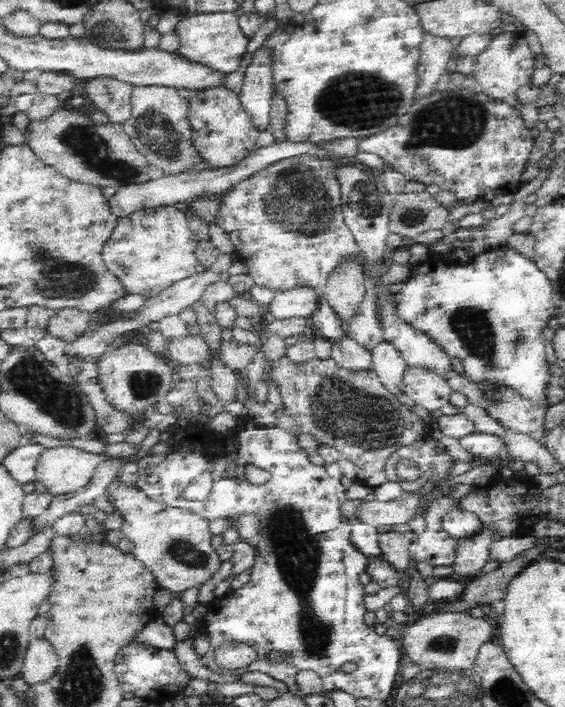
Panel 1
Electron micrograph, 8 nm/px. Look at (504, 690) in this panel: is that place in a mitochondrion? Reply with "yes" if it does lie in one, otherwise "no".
yes

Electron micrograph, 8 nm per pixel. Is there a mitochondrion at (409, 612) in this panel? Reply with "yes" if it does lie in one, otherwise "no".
no

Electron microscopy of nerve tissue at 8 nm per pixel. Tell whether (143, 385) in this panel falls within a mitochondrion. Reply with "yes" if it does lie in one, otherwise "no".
yes

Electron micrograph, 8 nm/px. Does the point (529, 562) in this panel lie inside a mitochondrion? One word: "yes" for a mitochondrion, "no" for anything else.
no

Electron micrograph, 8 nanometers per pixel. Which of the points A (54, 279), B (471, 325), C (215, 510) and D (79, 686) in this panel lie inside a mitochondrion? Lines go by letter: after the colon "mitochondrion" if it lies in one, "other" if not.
A: mitochondrion
B: mitochondrion
C: other
D: mitochondrion

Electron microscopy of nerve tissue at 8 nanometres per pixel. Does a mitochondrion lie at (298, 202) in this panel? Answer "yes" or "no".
yes

